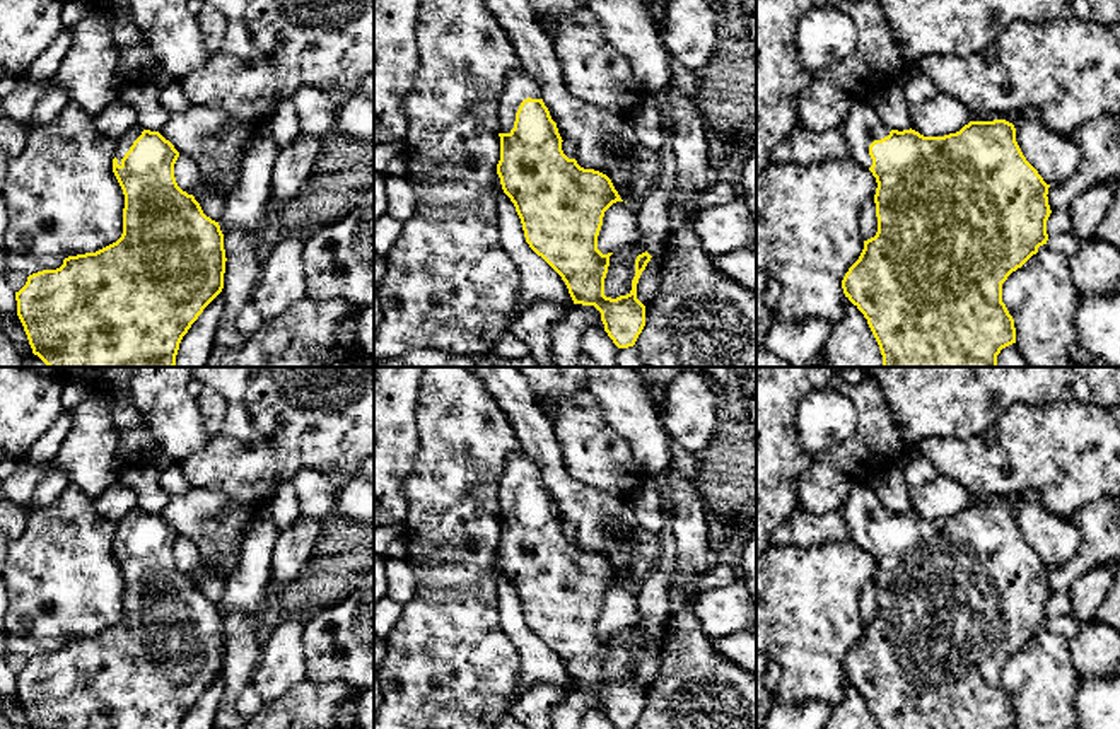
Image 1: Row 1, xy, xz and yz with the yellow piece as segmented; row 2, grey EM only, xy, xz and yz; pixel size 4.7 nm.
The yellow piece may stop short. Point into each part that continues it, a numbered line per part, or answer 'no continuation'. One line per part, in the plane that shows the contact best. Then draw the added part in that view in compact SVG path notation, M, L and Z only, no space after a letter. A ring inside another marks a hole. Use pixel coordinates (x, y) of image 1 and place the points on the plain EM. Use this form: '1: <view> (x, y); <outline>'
1: xz (519, 468); M522 452L509 458L507 466L497 485L497 514L510 516L516 504L516 495L524 481L541 481L538 466Z

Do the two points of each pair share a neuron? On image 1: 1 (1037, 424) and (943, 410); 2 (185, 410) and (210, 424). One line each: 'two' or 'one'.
1: two
2: two

